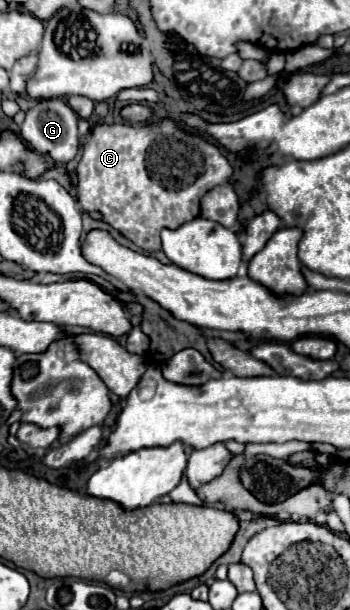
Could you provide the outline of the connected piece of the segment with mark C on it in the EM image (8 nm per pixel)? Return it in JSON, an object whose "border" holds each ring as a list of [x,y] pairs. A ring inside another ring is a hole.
{"border":[[[164,117],[162,121],[158,123],[150,123],[150,125],[126,125],[126,123],[112,123],[112,125],[106,125],[106,123],[98,123],[92,127],[84,147],[82,147],[82,157],[80,157],[80,163],[78,163],[78,203],[84,211],[98,211],[102,215],[102,221],[108,223],[110,227],[114,227],[116,231],[120,231],[126,239],[130,239],[134,245],[142,247],[144,251],[160,251],[160,231],[164,227],[168,229],[176,229],[176,227],[182,227],[184,223],[200,217],[200,199],[214,187],[218,185],[226,185],[232,177],[232,167],[230,163],[226,161],[226,157],[218,151],[216,145],[208,143],[206,139],[198,137],[198,135],[192,135],[188,131],[184,131],[182,127],[178,127],[176,121],[172,121],[170,117]]]}

